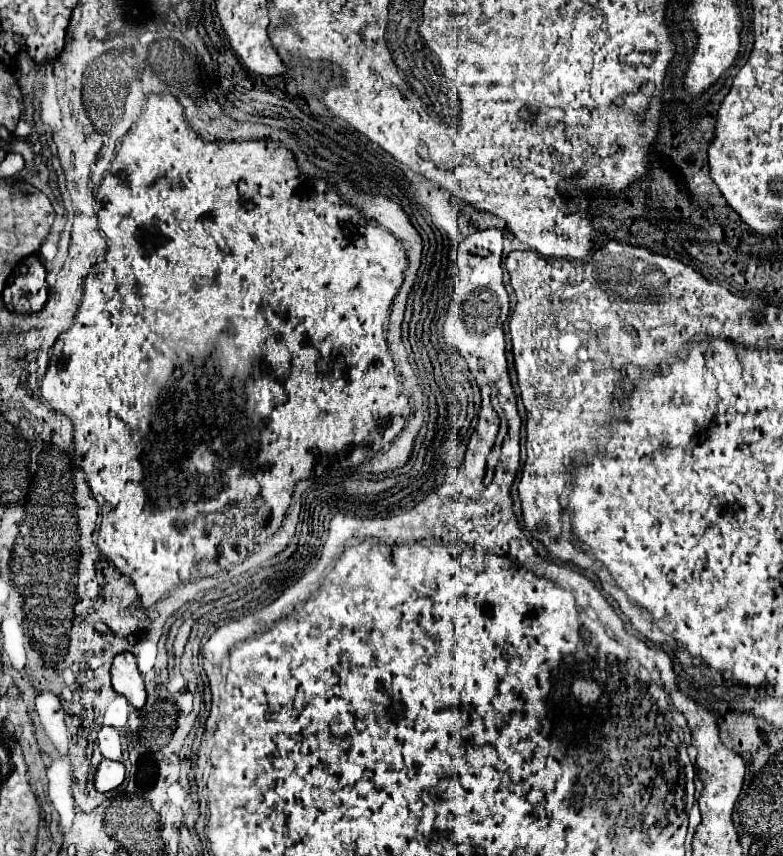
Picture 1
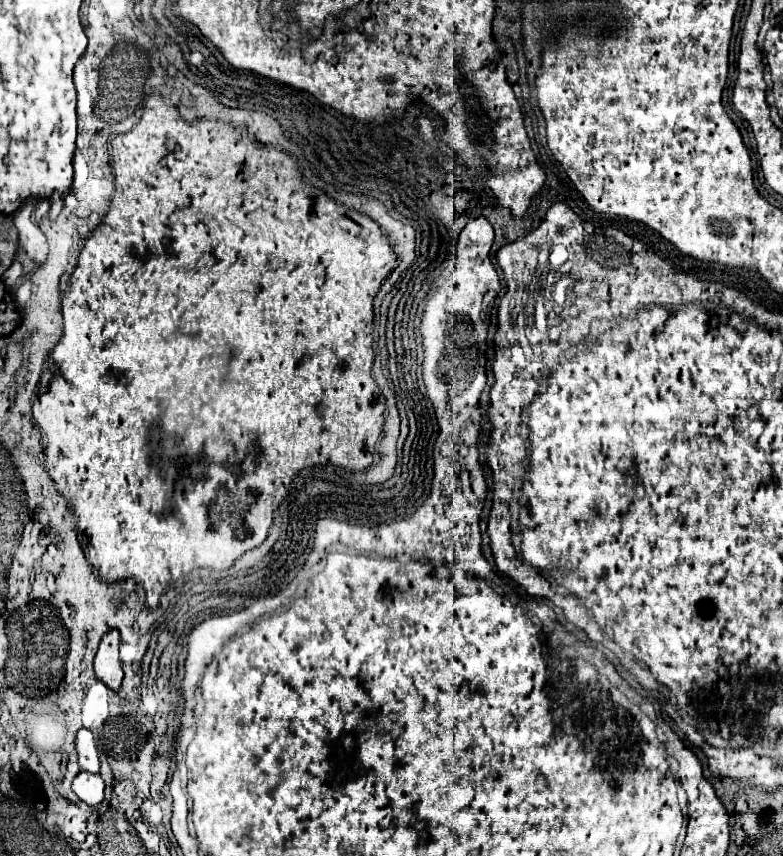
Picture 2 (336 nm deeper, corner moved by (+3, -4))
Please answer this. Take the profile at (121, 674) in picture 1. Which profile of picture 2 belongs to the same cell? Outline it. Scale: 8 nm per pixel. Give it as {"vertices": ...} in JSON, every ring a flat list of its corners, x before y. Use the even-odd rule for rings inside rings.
{"vertices":[[112,629,100,641,100,649,94,657,96,677,102,683,106,683,112,691,118,691,122,685,122,679,124,679,122,661,118,657,118,647,120,647,120,633,116,629]]}

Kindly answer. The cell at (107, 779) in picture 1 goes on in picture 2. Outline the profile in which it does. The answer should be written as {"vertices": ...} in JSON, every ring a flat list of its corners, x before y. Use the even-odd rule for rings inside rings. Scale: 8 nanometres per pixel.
{"vertices":[[80,771,78,777,74,779,72,783,72,789,74,793,88,805,98,805,102,803,104,799,104,787,106,783,102,781,100,775,94,775,94,773,86,773,86,771]]}

